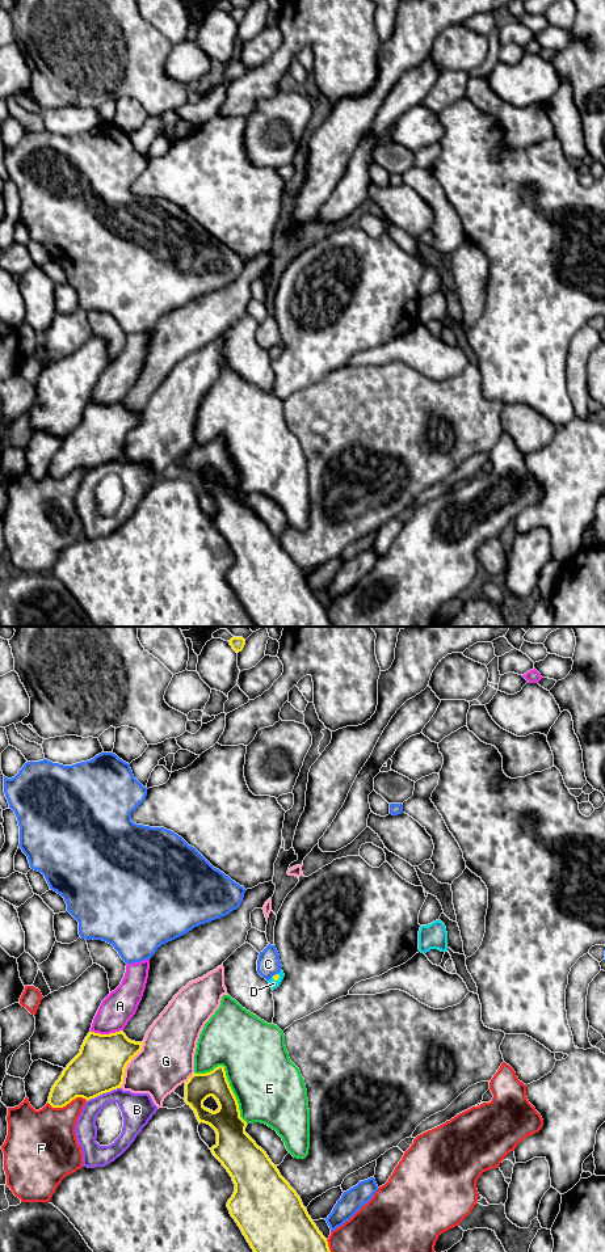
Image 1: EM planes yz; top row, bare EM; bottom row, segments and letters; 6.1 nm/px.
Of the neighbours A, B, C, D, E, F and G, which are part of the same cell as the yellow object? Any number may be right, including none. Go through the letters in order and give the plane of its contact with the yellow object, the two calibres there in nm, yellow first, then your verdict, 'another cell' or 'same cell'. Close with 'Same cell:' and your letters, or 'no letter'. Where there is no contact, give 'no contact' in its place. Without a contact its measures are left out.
A: contact in yz; calibres 300 and 200 nm; another cell
B: contact in yz; calibres 300 and 190 nm; another cell
C: contact in yz; calibres 40 and 140 nm; another cell
D: contact in yz; calibres 40 and 50 nm; same cell
E: contact in yz; calibres 180 and 420 nm; another cell
F: contact in yz; calibres 300 and 340 nm; another cell
G: contact in yz; calibres 300 and 340 nm; another cell
Same cell: D

